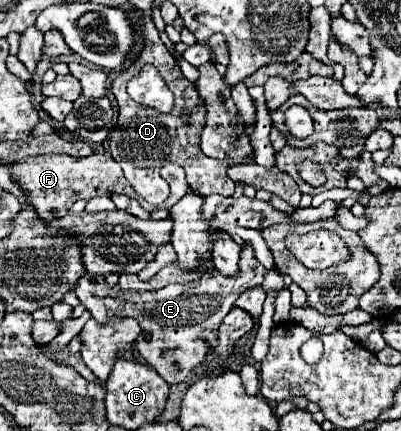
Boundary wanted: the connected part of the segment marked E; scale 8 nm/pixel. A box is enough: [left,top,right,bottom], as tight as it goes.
[73,245,267,383]

